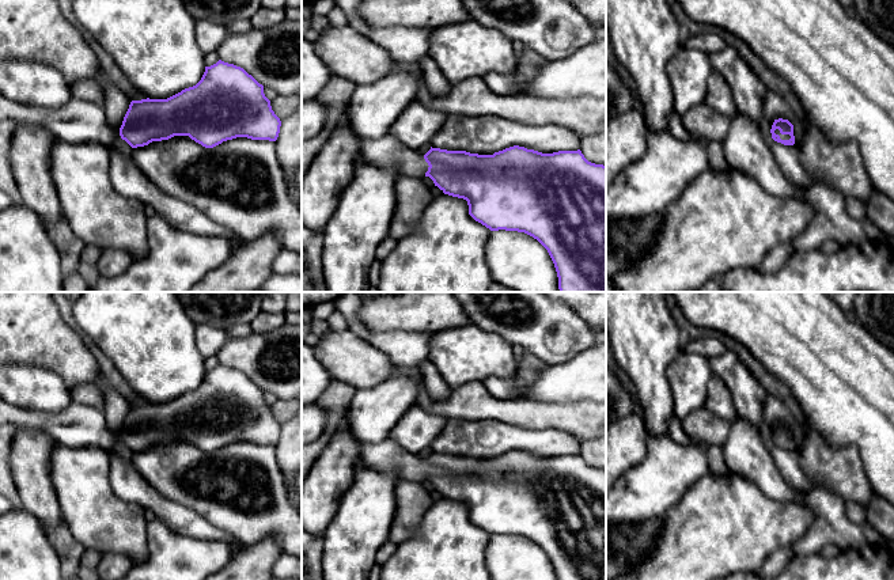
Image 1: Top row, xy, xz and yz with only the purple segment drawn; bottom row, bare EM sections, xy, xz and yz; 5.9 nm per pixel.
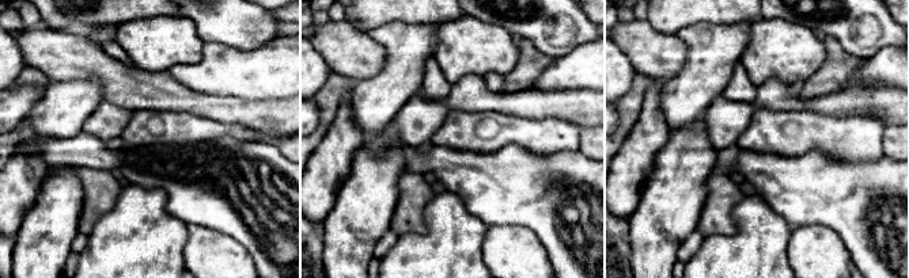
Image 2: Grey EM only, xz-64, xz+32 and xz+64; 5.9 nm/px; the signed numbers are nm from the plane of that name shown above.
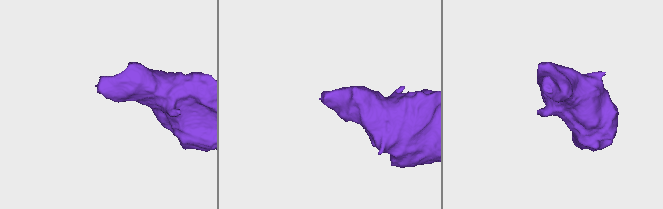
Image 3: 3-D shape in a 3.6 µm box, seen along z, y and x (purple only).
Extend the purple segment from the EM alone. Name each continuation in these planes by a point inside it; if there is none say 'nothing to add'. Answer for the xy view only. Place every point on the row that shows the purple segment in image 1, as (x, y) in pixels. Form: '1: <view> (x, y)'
1: xy (79, 121)

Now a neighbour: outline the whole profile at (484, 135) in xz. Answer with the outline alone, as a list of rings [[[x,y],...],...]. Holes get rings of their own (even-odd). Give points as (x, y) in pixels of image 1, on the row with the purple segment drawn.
[[[447,115],[431,140],[432,148],[493,155],[519,145],[542,153],[580,149],[575,130],[554,124],[529,125],[497,115]]]

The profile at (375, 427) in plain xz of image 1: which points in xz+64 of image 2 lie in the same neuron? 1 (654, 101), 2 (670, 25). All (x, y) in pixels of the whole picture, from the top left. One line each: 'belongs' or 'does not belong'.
1: does not belong
2: does not belong

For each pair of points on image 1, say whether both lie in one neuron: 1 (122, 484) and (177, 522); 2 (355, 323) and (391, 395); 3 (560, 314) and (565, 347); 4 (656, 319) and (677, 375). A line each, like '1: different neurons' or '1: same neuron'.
1: same neuron
2: same neuron
3: same neuron
4: different neurons

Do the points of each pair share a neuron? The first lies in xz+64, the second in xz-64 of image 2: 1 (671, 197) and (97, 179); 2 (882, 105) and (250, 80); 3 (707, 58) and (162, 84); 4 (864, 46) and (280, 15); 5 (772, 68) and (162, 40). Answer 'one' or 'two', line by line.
1: two
2: two
3: two
4: two
5: one

